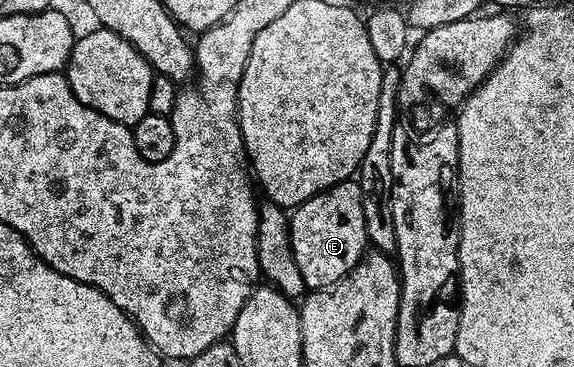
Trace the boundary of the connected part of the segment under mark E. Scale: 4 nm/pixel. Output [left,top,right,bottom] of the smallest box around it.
[290,179,370,290]

